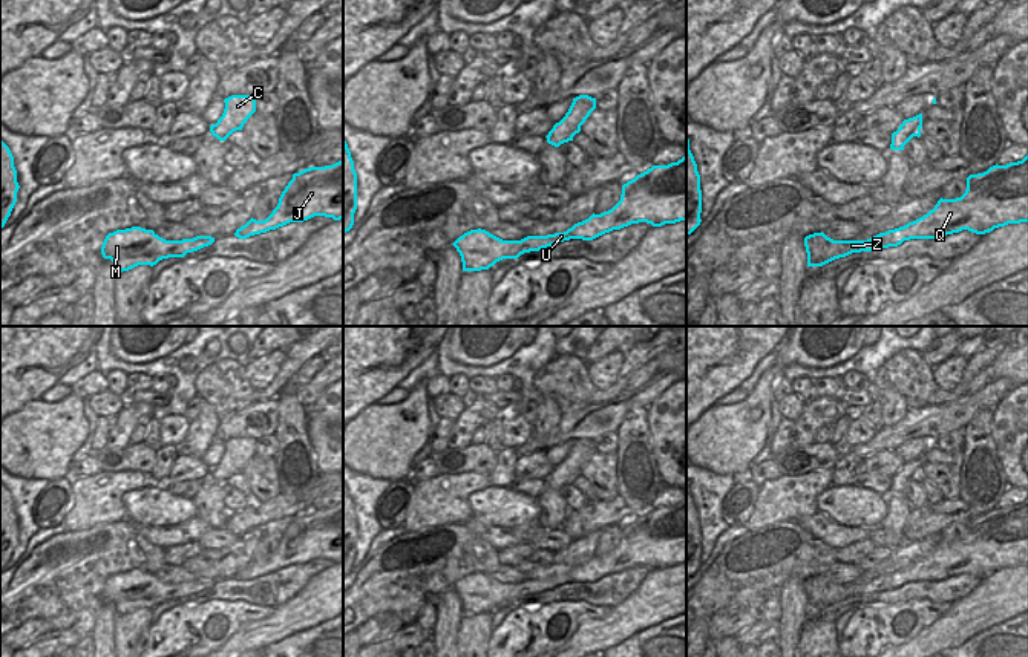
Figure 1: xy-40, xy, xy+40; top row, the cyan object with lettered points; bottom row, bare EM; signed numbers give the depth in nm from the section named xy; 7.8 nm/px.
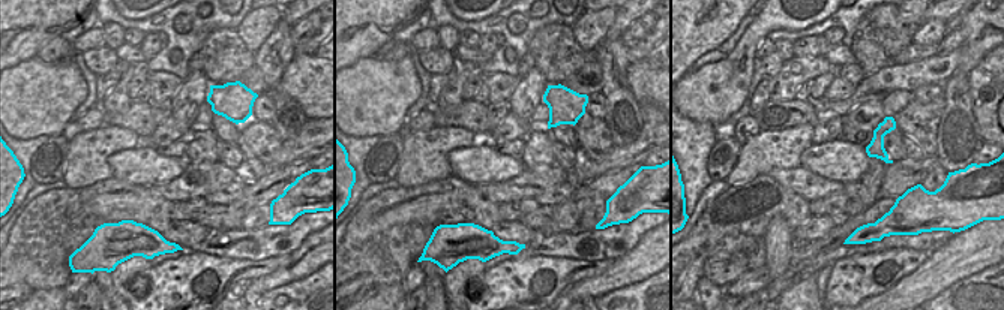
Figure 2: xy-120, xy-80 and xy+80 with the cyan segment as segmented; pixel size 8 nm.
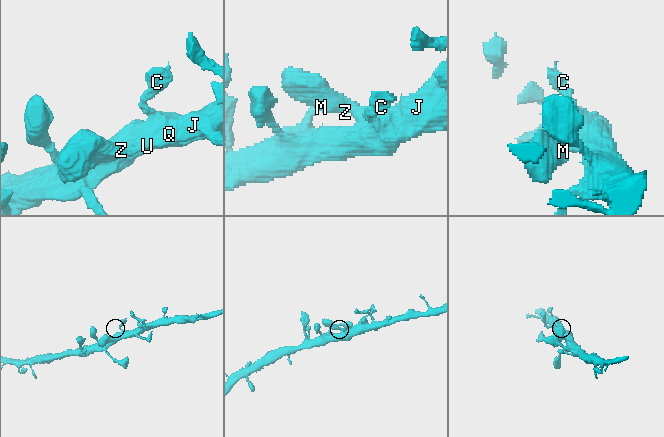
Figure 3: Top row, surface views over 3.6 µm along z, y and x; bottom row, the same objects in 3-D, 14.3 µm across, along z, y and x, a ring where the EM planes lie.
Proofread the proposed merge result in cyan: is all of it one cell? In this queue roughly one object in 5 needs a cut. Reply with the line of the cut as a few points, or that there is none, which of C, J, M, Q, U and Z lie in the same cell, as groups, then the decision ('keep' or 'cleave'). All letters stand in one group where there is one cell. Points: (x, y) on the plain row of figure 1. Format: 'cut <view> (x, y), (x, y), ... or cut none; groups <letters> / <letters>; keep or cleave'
cut none; groups C J M Q U Z; keep

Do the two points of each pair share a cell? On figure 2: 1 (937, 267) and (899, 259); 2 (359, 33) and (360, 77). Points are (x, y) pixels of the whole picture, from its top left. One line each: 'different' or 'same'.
1: different
2: different

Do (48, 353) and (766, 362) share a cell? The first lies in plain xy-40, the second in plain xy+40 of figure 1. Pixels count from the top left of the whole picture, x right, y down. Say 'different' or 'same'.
different

